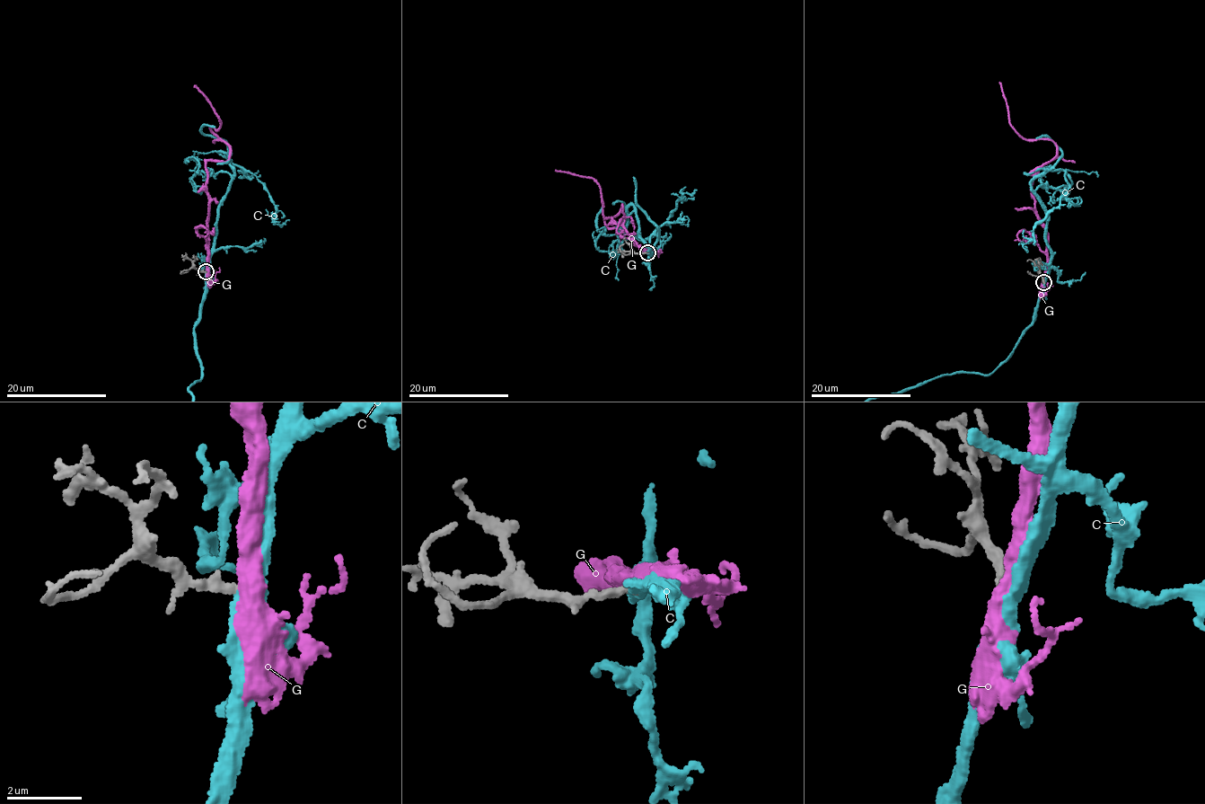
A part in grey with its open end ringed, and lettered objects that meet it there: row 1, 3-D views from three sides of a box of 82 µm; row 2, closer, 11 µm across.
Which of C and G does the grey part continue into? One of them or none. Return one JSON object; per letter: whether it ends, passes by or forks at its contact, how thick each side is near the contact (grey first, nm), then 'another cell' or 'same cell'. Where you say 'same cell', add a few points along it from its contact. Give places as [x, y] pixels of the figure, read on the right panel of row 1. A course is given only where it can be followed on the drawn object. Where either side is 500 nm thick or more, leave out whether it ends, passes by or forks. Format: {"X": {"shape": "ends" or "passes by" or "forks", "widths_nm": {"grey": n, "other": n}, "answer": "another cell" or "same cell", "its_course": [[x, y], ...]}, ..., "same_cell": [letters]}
{"C": {"shape": "passes by", "widths_nm": {"grey": 240, "other": 440}, "answer": "same cell"}, "G": {"shape": "passes by", "widths_nm": {"grey": 240, "other": 440}, "answer": "another cell"}, "same_cell": ["C"]}

